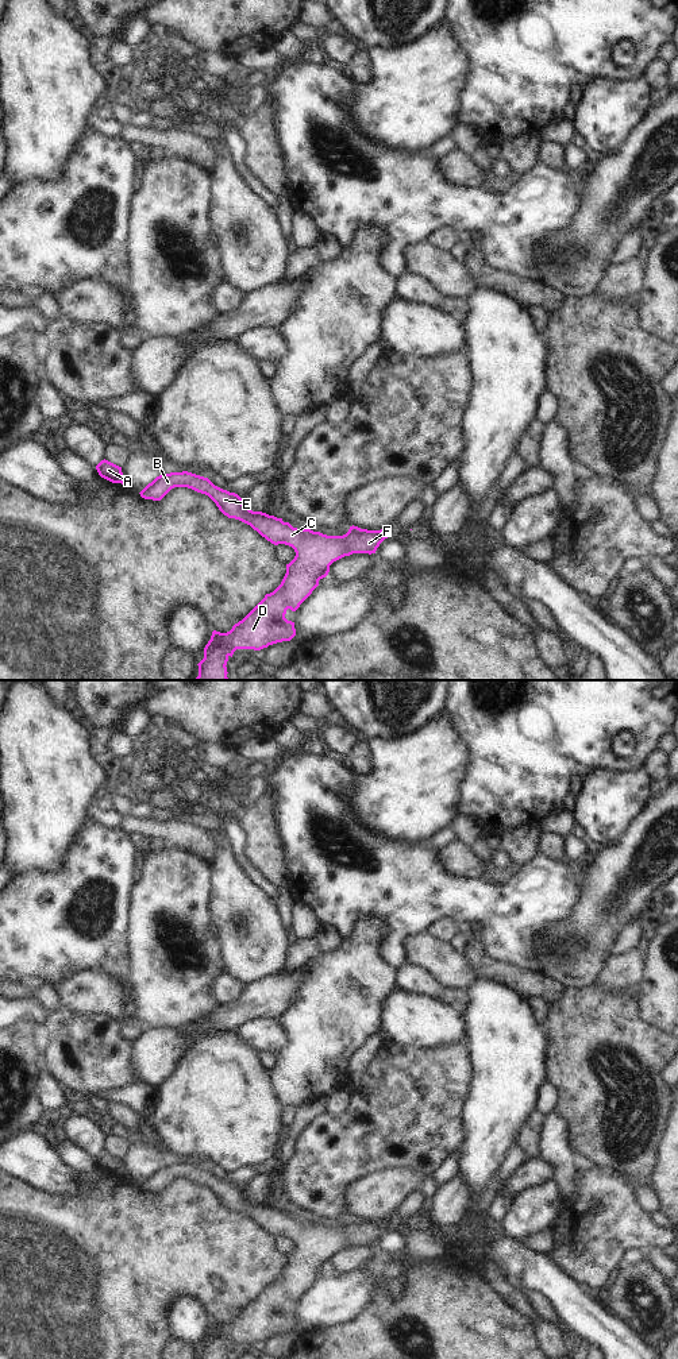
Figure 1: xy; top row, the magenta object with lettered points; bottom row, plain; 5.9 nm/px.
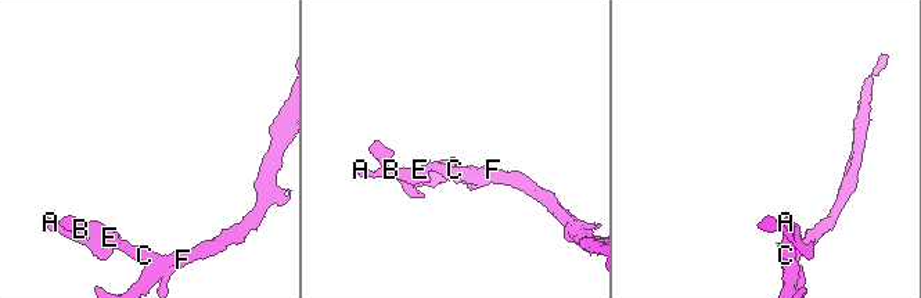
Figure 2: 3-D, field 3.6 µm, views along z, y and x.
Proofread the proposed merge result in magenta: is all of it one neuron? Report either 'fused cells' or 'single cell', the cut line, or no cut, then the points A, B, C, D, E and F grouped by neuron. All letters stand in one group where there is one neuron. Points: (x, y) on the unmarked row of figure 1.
single cell; cut none; groups A B C D E F

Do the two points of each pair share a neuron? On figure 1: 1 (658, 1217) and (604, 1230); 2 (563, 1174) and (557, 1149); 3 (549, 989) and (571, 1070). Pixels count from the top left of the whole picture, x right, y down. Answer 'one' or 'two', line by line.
1: two
2: one
3: two

